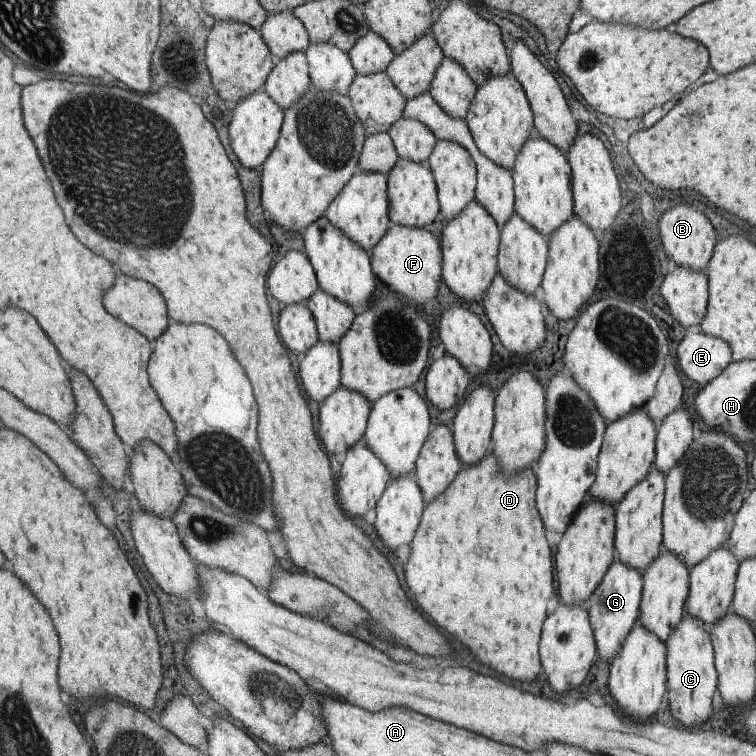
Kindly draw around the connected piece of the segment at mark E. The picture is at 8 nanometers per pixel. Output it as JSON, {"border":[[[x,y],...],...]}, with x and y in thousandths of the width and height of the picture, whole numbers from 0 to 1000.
{"border":[[[925,435],[909,439],[894,466],[902,495],[926,512],[954,496],[970,479],[966,456],[959,450],[937,444]]]}

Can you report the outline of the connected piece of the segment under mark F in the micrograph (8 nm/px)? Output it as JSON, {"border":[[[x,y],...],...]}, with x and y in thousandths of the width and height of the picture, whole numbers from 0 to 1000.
{"border":[[[517,296],[512,310],[496,325],[492,335],[492,352],[496,354],[496,361],[516,386],[541,396],[557,409],[577,394],[586,366],[582,365],[582,360],[586,360],[586,331],[582,331],[582,323],[566,307],[566,302],[540,302]]]}

